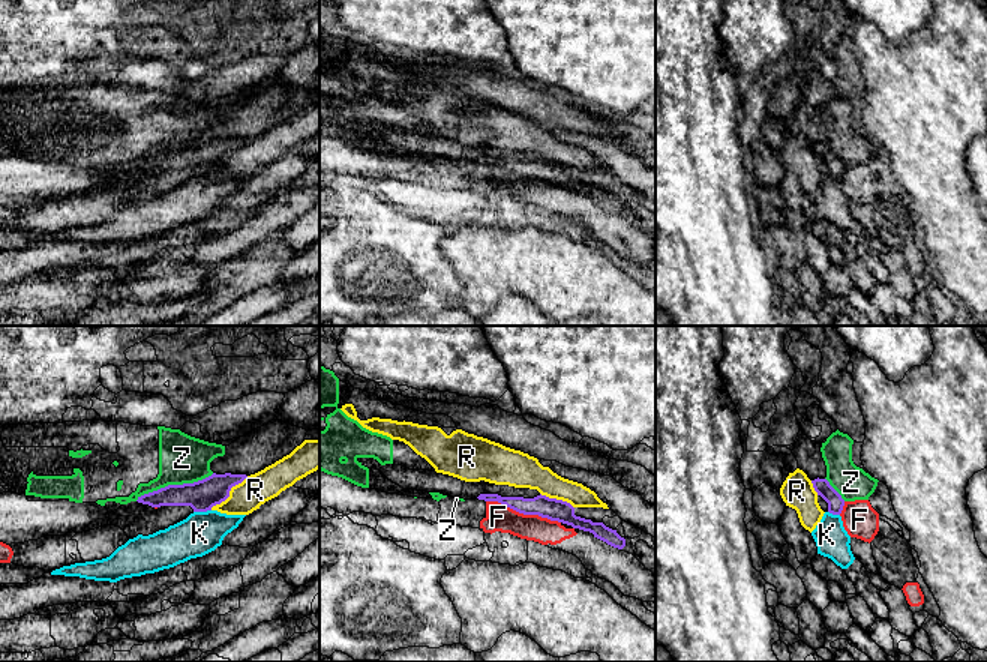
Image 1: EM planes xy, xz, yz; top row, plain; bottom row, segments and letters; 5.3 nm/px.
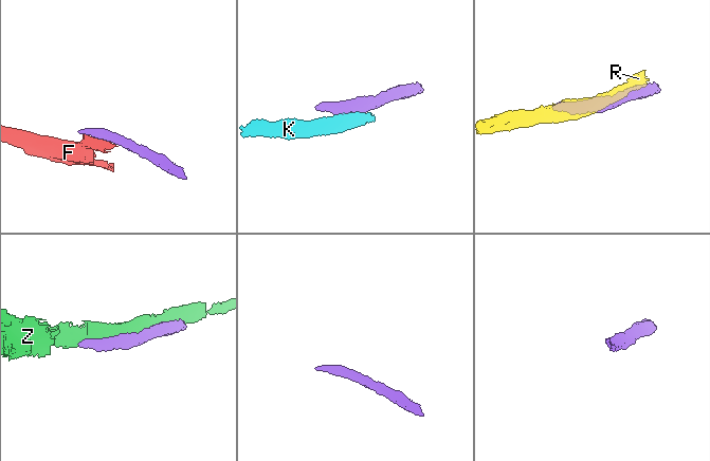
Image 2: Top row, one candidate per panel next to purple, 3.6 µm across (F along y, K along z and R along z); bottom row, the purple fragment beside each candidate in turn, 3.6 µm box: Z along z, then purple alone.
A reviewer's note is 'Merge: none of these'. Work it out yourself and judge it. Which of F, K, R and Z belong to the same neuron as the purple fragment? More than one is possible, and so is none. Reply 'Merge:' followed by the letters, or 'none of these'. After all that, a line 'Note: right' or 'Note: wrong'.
Merge: none of these
Note: right

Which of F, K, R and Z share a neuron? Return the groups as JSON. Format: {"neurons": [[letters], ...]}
{"neurons": [["F"], ["K"], ["R"], ["Z"]]}

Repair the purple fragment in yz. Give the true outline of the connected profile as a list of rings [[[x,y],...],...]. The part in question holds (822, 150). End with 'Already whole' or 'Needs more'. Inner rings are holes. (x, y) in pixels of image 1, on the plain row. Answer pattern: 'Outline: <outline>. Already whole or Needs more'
Outline: [[[826,143],[812,144],[814,155],[818,156],[818,167],[824,176],[840,179],[844,170],[842,159],[830,149]]]. Needs more

